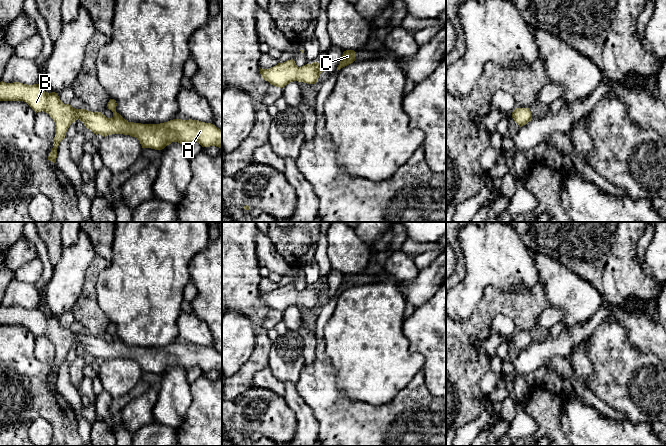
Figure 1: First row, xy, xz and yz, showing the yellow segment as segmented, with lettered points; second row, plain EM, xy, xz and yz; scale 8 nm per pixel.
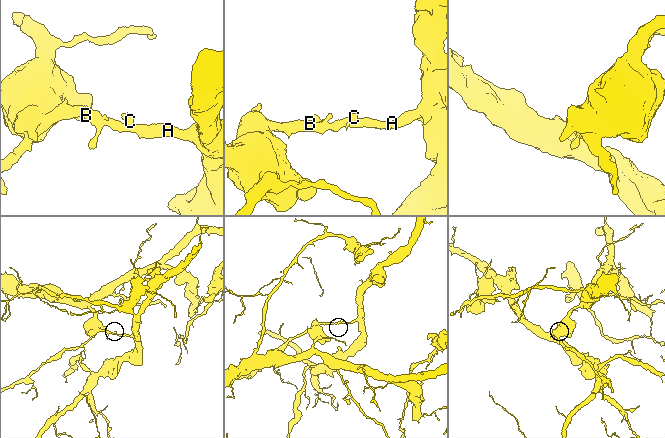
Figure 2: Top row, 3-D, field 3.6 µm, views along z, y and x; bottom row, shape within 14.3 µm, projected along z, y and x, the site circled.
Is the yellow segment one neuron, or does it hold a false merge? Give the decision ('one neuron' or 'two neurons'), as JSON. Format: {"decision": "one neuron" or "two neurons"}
{"decision": "two neurons"}

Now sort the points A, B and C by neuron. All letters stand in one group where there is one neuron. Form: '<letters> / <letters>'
A C / B

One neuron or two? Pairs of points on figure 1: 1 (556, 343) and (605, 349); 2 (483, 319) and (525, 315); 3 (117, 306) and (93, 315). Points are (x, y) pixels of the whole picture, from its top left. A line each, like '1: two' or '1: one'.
1: two
2: one
3: two

